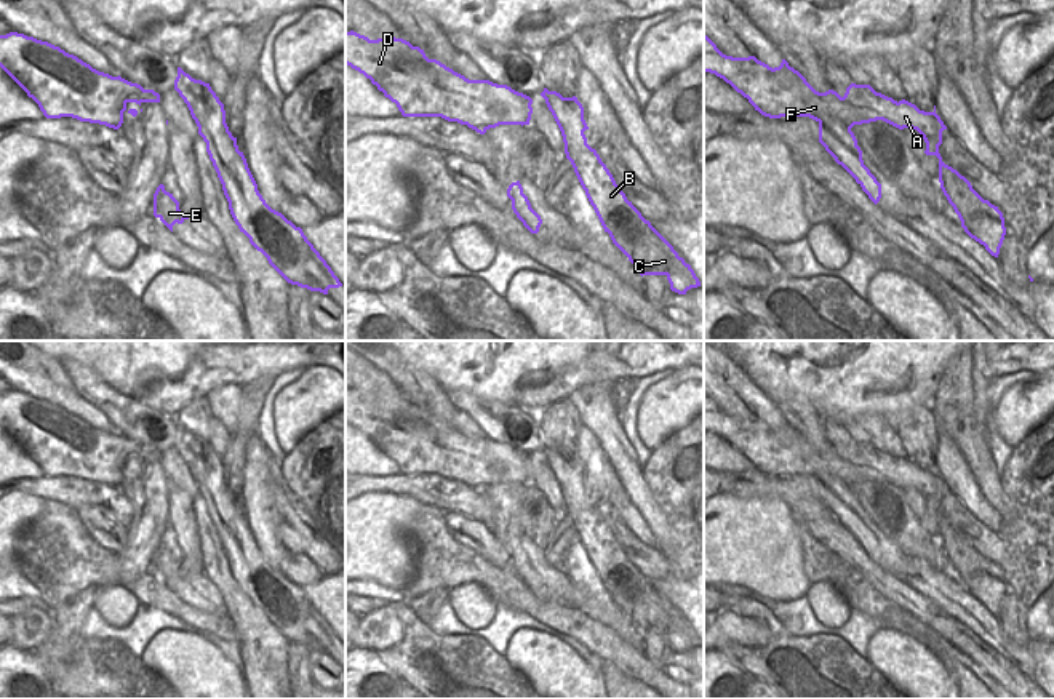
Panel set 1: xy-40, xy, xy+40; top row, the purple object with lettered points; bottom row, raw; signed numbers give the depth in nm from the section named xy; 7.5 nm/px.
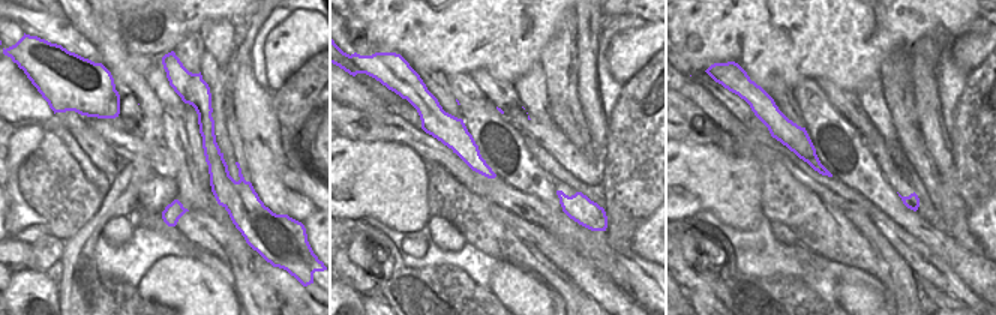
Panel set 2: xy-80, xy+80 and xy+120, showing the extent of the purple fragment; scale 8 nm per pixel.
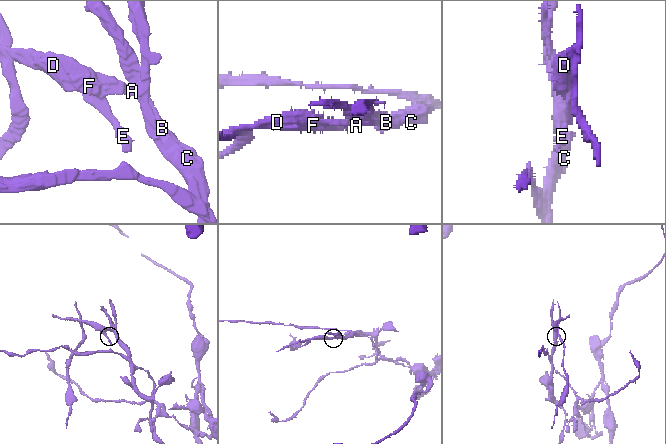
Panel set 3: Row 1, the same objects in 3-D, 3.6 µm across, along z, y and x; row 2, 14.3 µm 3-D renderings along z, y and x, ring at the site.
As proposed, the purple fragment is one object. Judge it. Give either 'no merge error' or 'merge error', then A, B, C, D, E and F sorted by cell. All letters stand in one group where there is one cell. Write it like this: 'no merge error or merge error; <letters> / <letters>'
merge error; A B C D F / E

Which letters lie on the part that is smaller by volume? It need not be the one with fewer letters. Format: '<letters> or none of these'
E

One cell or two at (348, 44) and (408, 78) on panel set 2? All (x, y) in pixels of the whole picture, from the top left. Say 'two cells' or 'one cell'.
one cell

